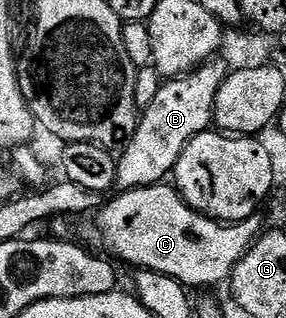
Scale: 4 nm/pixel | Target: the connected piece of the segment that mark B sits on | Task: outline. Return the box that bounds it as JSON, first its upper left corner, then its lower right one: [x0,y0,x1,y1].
[115,59,228,189]

